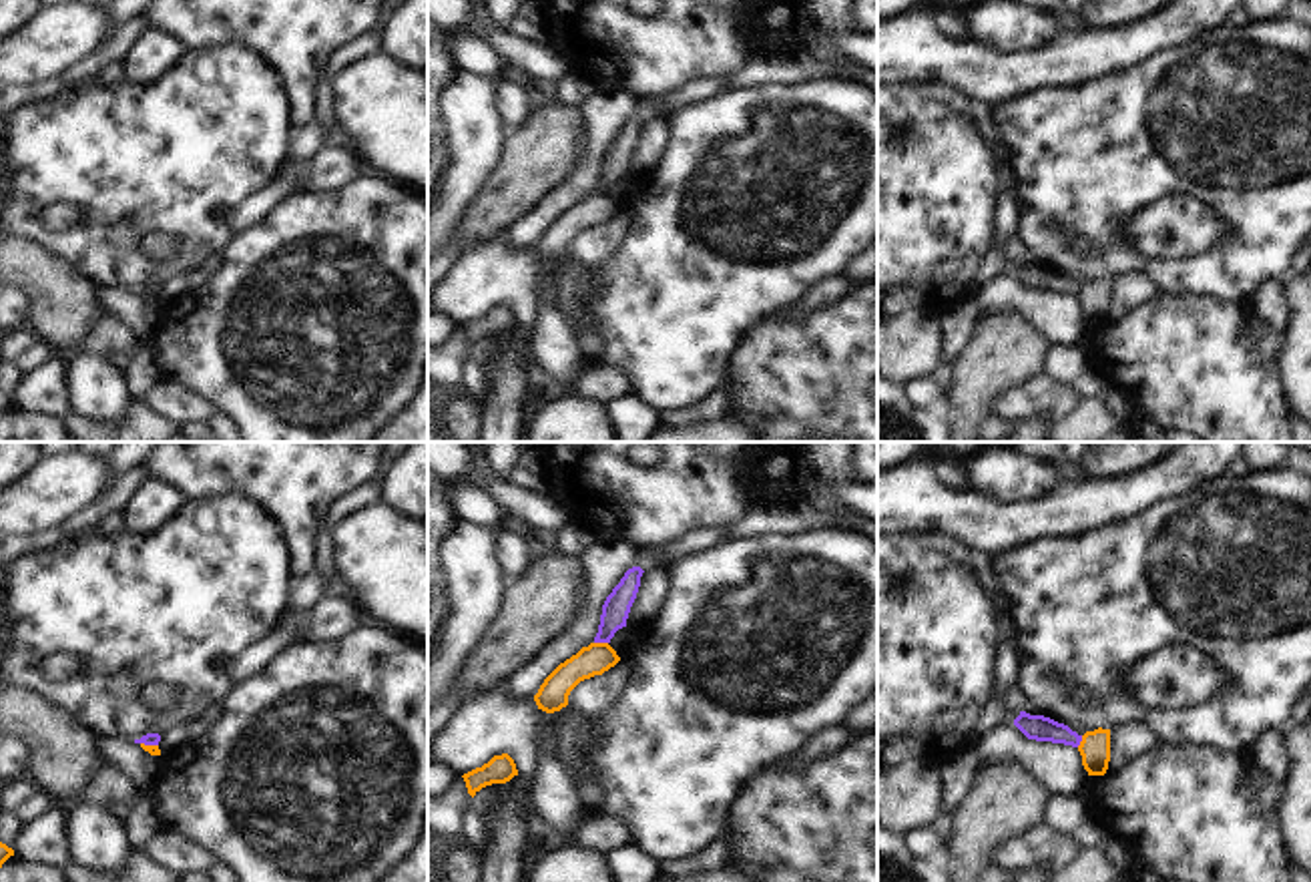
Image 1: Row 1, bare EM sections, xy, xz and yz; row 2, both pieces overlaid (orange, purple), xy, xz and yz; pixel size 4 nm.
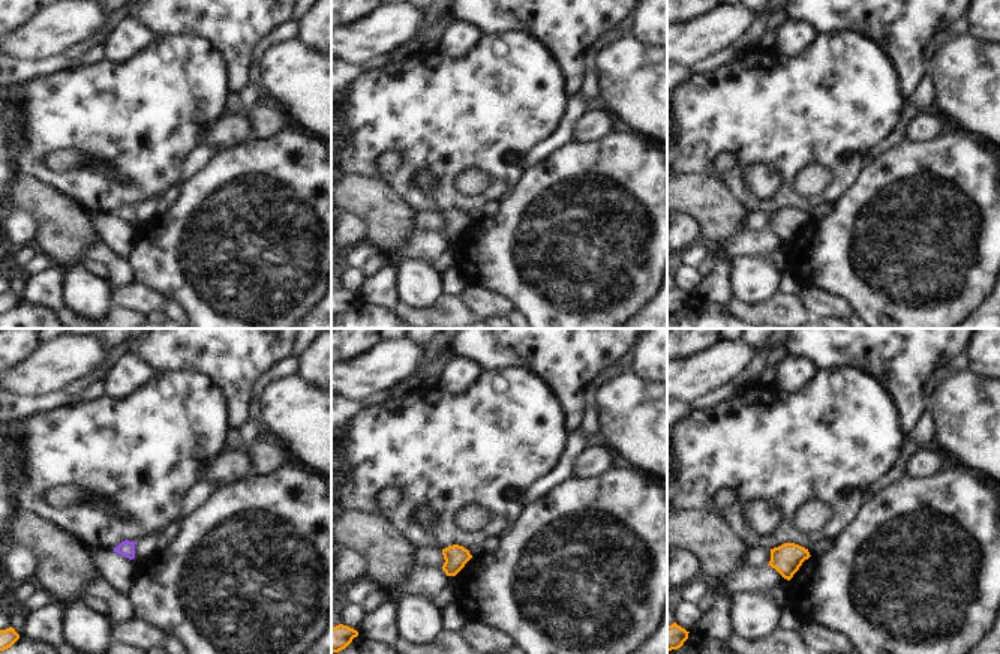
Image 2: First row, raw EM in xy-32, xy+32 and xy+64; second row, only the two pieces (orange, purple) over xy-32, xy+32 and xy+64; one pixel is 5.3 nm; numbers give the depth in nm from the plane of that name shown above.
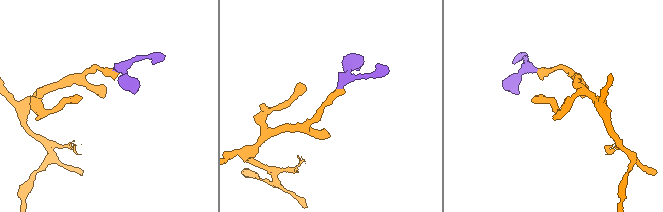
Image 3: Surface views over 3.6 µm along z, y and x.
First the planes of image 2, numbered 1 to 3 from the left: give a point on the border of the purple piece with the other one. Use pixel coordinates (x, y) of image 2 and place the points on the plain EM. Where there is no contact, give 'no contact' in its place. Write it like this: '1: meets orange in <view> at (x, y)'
1: no contact
2: no contact
3: no contact

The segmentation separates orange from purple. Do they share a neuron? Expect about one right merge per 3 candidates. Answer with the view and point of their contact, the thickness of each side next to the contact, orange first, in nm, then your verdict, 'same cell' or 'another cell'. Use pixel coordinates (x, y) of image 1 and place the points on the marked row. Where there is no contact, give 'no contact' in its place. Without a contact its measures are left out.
xz (601, 643) | 120/110 nm | another cell

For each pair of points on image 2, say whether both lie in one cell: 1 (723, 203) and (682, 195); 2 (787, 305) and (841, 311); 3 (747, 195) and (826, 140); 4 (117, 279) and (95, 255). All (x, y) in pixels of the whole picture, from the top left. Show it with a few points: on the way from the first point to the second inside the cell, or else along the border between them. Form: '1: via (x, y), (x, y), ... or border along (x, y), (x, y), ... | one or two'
1: via (712, 203), (703, 197), (693, 195) | one
2: border along (798, 296), (808, 312) | two
3: via (741, 167), (768, 140), (798, 140) | one
4: via (117, 272), (102, 255) | one

